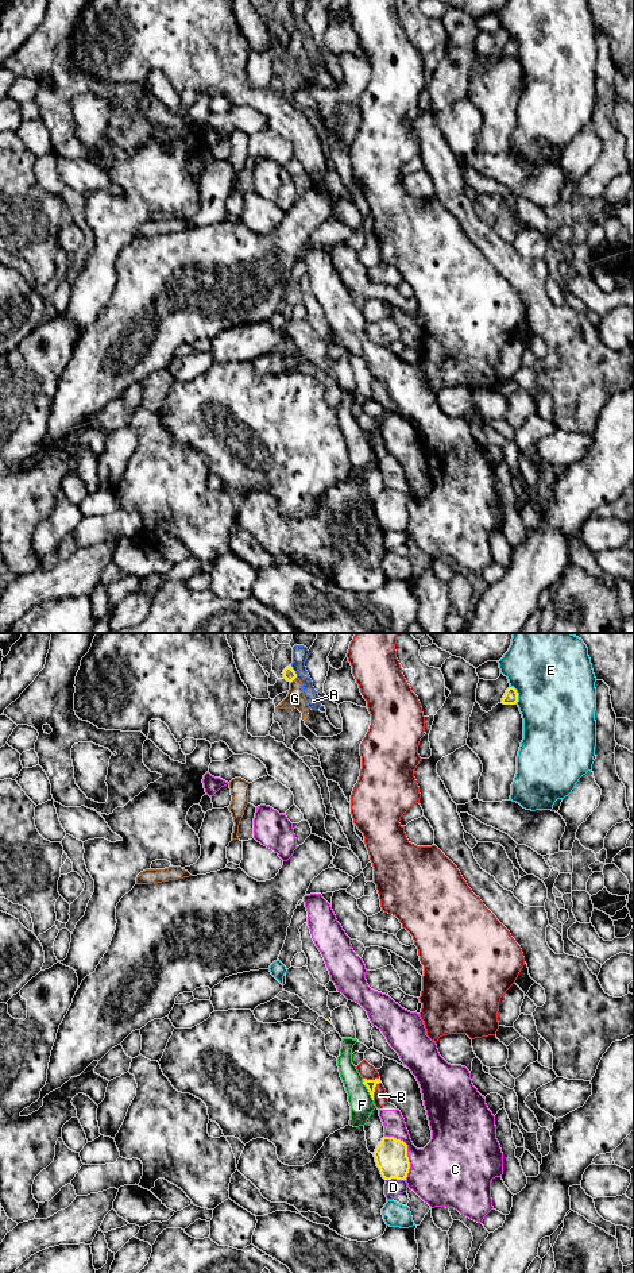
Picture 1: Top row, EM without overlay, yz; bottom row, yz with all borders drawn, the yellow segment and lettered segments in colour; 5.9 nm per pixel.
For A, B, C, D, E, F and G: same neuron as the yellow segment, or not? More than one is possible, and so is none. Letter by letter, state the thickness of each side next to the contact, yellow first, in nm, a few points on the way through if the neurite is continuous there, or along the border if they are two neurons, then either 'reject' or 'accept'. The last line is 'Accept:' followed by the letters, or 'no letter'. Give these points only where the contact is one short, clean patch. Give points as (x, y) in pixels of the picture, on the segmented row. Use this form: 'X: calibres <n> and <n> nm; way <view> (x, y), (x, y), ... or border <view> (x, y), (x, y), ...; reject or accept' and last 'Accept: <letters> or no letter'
A: calibres 80 and 100 nm; border yz (290, 666), (297, 676); reject
B: calibres 60 and 80 nm; reject
C: calibres 190 and 380 nm; reject
D: calibres 190 and 100 nm; reject
E: calibres 90 and 480 nm; reject
F: calibres 60 and 140 nm; border yz (362, 1079), (372, 1100); reject
G: calibres 80 and 100 nm; reject
Accept: no letter

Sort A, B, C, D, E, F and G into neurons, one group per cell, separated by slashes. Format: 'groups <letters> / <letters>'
groups A / B D / C / E / F / G

